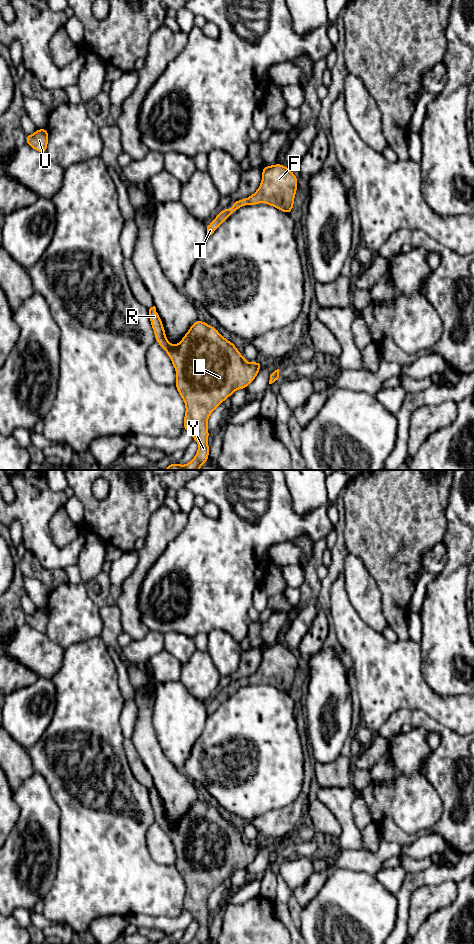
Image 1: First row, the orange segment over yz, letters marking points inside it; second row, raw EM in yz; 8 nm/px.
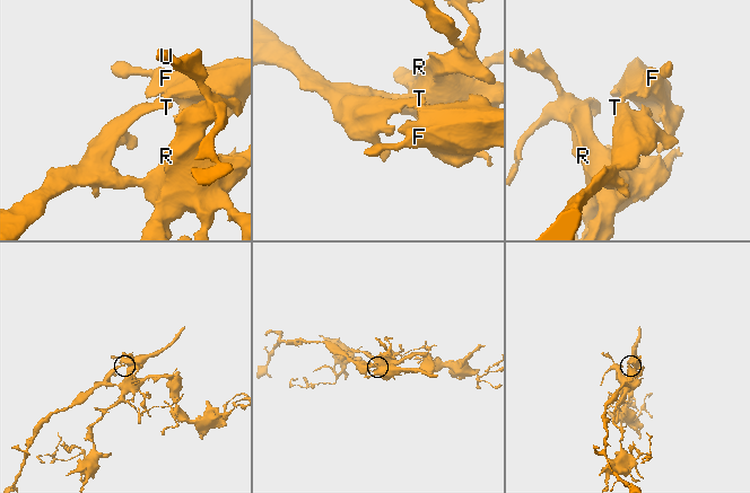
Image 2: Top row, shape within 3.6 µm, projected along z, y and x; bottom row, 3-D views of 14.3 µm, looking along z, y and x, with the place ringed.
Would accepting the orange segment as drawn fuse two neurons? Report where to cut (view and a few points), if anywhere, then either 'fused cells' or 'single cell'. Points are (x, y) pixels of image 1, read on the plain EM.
no cut | single cell

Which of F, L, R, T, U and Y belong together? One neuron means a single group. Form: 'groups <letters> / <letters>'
groups F L R T U Y

